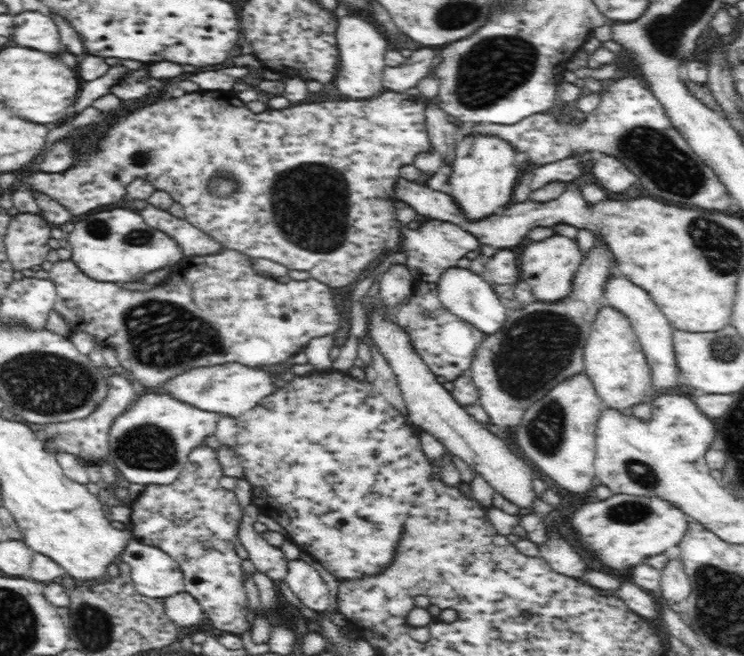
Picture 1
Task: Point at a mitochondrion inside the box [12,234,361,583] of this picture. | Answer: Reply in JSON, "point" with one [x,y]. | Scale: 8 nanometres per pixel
{"point":[178,335]}

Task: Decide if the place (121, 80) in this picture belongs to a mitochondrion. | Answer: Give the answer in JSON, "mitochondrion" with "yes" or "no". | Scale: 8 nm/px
{"mitochondrion":"no"}

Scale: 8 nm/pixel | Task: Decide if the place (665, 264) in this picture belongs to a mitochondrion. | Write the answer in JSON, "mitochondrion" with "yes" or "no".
{"mitochondrion":"no"}

